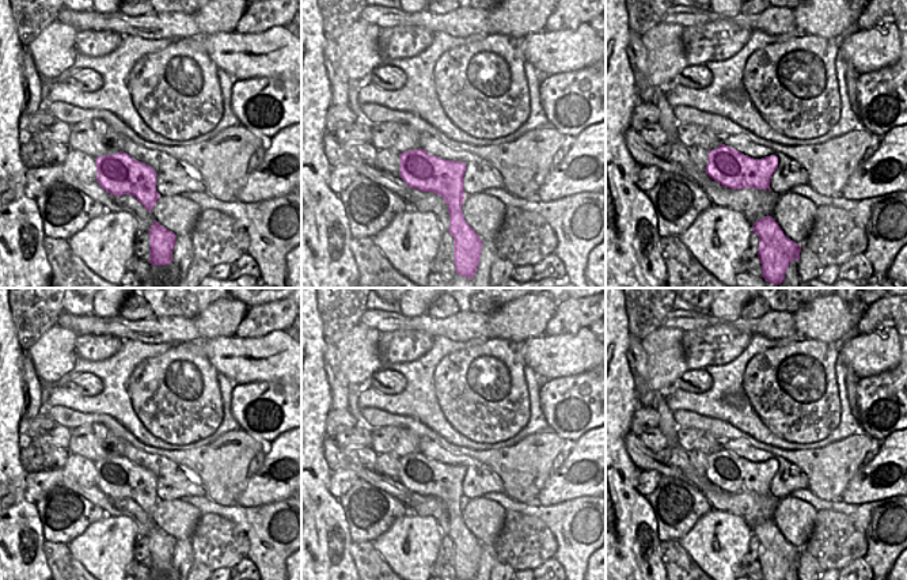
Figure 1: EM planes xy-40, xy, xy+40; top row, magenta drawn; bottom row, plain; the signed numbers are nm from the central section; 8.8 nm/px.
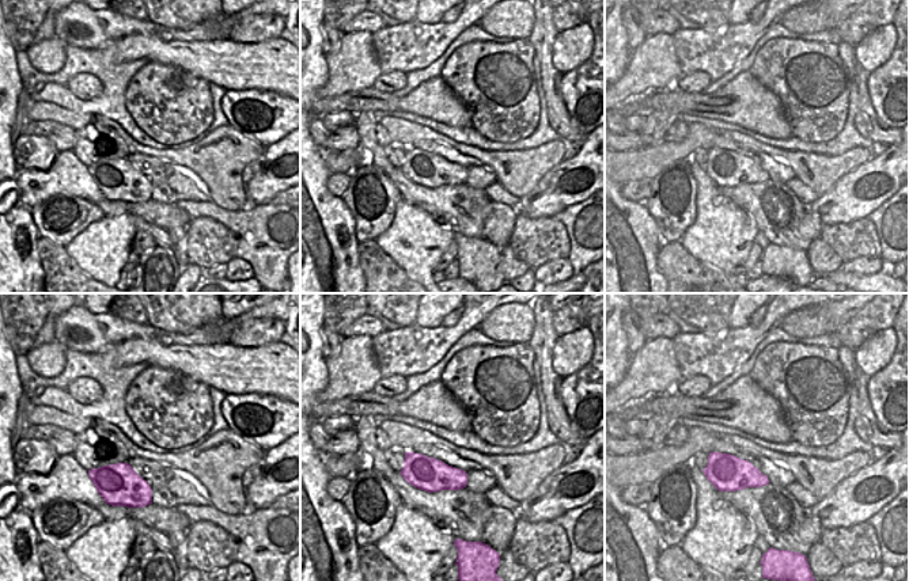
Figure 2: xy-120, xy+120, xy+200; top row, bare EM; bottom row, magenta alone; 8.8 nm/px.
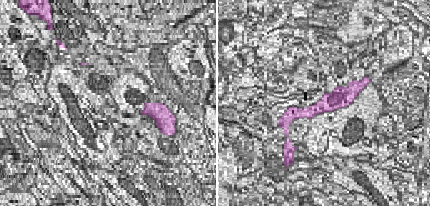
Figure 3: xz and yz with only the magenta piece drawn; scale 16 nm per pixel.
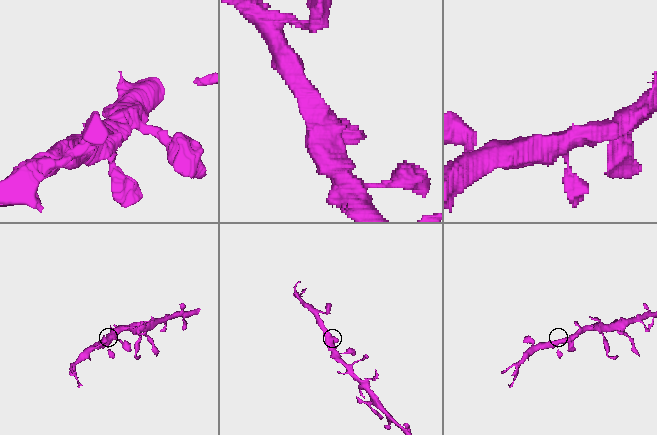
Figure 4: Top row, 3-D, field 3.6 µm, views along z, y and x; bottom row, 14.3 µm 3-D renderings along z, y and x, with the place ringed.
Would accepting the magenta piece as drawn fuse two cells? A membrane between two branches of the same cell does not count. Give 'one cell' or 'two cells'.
one cell

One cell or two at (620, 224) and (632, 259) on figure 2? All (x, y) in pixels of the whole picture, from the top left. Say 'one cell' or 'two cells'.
one cell

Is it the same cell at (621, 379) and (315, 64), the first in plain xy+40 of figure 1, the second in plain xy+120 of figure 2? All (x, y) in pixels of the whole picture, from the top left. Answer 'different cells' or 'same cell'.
same cell

